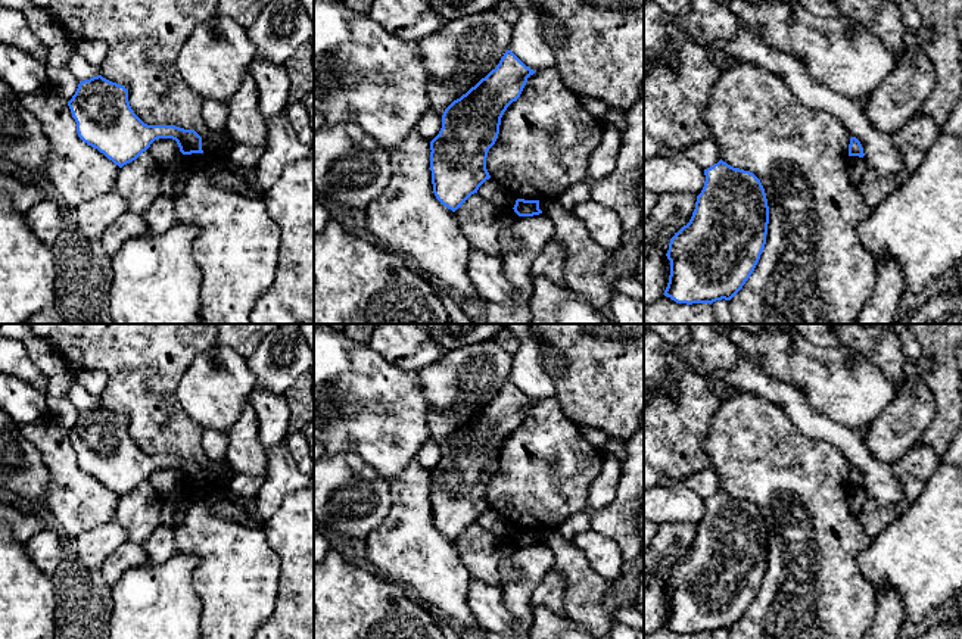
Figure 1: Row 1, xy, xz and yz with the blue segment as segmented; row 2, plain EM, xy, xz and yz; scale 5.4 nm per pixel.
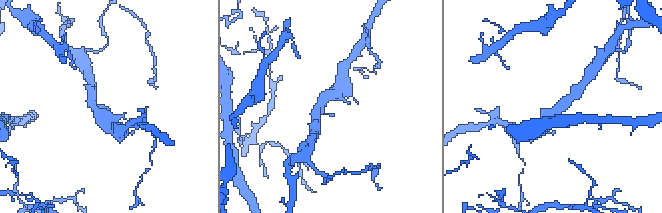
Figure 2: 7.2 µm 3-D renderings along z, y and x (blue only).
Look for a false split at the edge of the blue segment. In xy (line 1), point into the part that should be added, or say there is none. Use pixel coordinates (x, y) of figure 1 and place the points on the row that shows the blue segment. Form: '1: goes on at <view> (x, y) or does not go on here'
1: does not go on here

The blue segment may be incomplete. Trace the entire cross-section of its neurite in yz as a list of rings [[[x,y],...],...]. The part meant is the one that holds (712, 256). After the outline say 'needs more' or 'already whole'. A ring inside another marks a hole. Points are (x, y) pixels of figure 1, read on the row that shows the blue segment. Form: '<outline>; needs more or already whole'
[[[722,159],[704,175],[692,216],[666,253],[670,275],[663,294],[676,303],[731,300],[766,244],[769,206],[760,180]]]; already whole

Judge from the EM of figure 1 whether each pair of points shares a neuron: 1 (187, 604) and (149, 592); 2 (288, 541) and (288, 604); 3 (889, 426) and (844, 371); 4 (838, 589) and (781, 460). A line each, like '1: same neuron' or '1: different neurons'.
1: same neuron
2: same neuron
3: different neurons
4: same neuron

